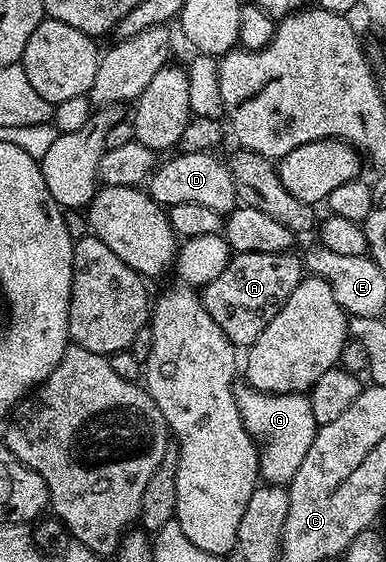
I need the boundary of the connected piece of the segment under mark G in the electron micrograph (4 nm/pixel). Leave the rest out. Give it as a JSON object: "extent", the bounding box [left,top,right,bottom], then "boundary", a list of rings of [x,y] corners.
{"extent":[235,388,317,486],"boundary":[[[250,388],[240,389],[235,396],[241,420],[252,438],[261,447],[259,452],[259,476],[264,483],[287,486],[293,480],[309,444],[313,444],[317,429],[313,420],[310,397],[303,394],[266,394]]]}

